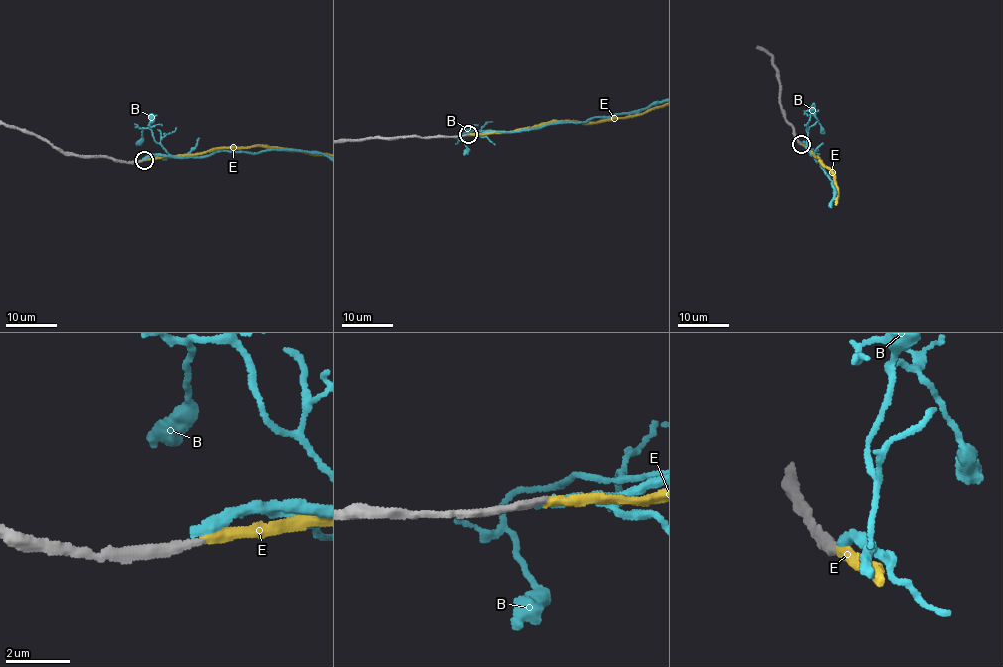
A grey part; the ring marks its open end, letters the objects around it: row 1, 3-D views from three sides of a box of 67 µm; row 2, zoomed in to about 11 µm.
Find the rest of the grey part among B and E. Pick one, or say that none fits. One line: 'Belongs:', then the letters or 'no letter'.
Belongs: E

